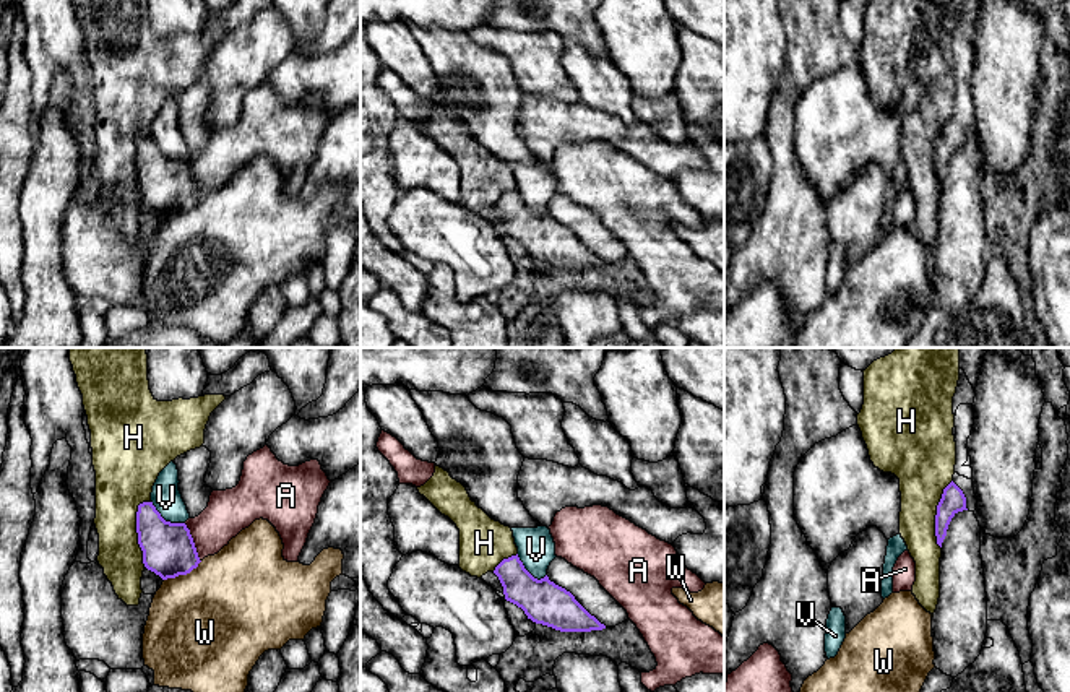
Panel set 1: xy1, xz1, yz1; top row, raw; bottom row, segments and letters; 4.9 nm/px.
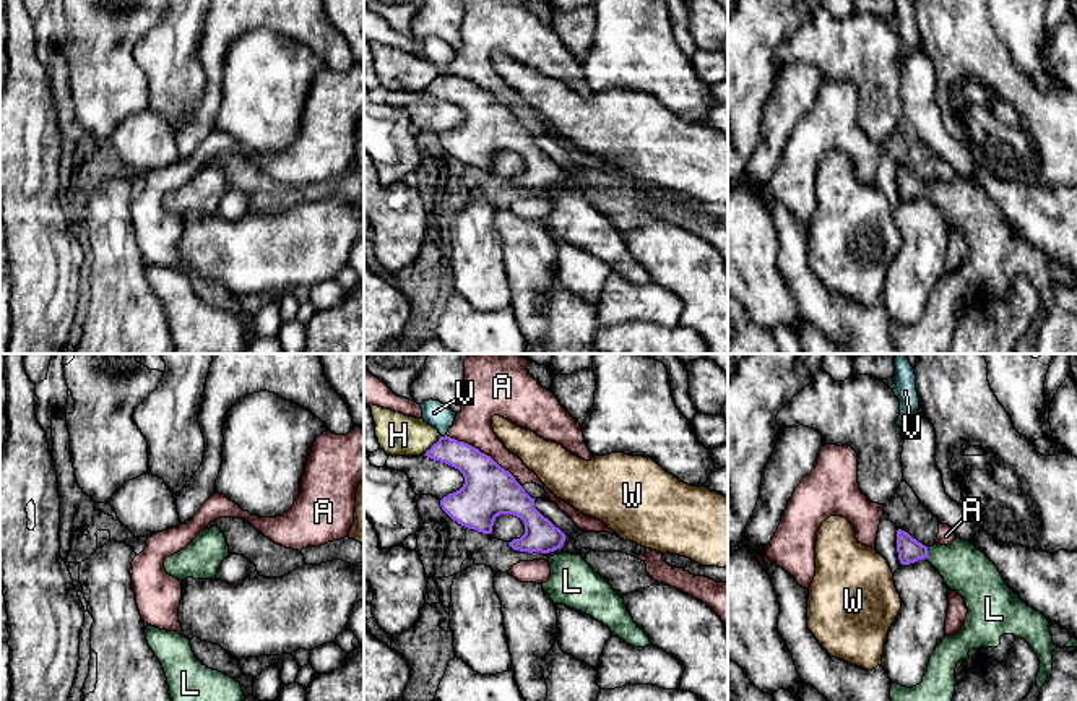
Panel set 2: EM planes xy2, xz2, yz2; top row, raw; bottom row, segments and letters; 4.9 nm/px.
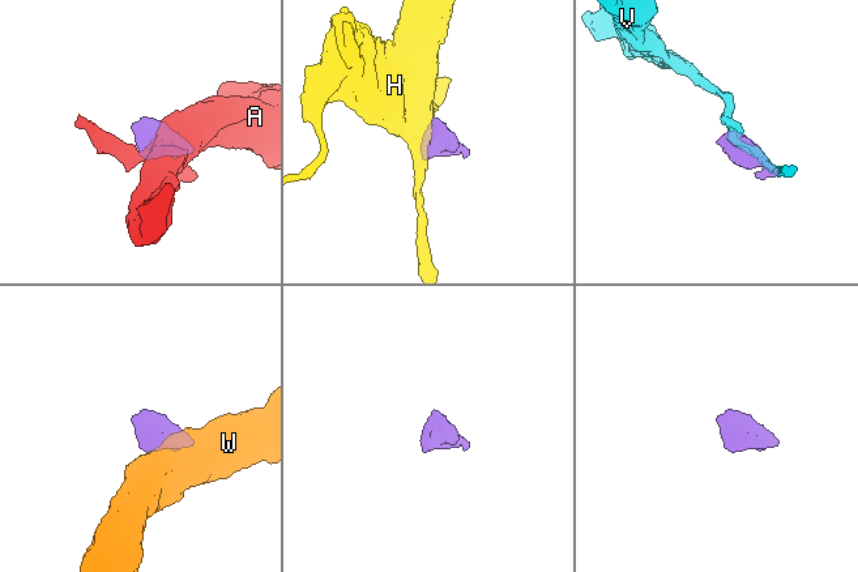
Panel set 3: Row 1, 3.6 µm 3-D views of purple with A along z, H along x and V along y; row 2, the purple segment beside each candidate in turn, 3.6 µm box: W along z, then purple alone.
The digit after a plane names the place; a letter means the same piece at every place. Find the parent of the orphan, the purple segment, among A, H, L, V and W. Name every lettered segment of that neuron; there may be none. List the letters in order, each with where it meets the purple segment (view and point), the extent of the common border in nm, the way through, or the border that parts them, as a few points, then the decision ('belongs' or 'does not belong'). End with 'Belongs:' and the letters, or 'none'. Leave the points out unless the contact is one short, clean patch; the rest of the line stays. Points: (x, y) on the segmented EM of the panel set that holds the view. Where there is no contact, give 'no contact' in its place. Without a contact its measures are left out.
A: xz2 (478, 450) | 400 nm | does not belong
H: xy1 (137, 530) | 320 nm | along xy1 (150, 501), (143, 501), (137, 512), (137, 543), (145, 566) | does not belong
L: yz2 (926, 552) | 60 nm | across yz2 (910, 550), (926, 552), (959, 563), (965, 570) | belongs
V: xy1 (164, 520) | 200 nm | along xy1 (151, 501), (166, 520), (184, 523) | does not belong
W: xy1 (182, 574) | 220 nm | does not belong
Belongs: L

